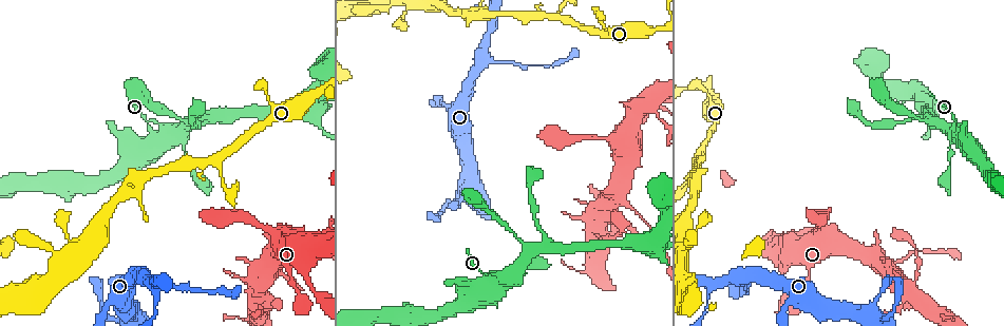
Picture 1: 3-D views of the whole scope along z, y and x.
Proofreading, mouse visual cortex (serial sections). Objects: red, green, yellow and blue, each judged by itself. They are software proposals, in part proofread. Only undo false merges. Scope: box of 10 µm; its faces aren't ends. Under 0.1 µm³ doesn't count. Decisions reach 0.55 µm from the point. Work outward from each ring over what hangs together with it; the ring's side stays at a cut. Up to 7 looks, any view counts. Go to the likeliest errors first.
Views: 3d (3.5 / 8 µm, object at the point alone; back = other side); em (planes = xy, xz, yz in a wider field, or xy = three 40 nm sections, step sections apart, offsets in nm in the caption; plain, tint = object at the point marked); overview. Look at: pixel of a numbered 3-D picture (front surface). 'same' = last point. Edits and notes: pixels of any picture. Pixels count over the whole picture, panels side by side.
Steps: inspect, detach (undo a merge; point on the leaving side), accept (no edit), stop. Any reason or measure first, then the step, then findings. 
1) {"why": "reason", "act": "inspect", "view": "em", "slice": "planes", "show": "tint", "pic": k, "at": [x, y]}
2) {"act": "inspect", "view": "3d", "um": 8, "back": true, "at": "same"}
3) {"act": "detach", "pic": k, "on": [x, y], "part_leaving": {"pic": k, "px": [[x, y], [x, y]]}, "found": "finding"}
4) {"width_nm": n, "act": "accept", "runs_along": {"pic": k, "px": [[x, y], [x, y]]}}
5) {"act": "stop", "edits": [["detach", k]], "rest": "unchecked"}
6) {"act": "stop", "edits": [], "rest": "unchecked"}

{"why": "small branch off a trunk", "act": "inspect", "view": "3d", "um": 8, "pic": 1, "at": [709, 283]}

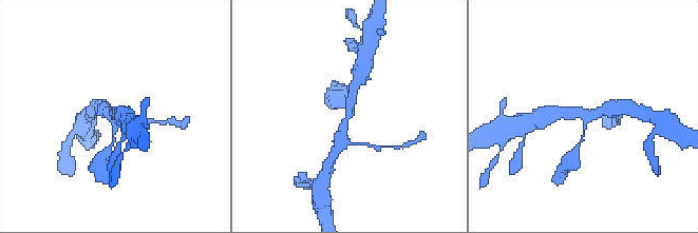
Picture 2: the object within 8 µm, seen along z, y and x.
{"why": "need the tissue", "act": "inspect", "view": "em", "slice": "xy", "step": 5, "show": "tint", "at": "same"}

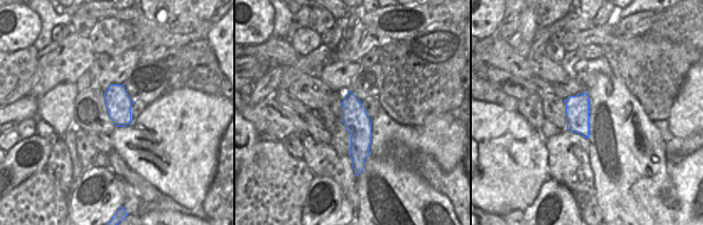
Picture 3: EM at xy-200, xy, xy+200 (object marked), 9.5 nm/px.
{"width_nm": 240, "act": "accept", "runs_along": {"pic": 3, "px": [[349, 95], [359, 126], [360, 168]]}, "found": "one cell here"}

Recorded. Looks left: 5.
{"why": "branch point", "act": "inspect", "view": "3d", "um": 8, "pic": 1, "at": [218, 158]}

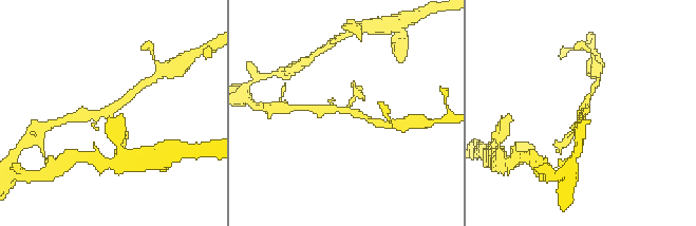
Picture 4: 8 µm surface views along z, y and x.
{"act": "inspect", "view": "3d", "um": 3.5, "at": "same"}

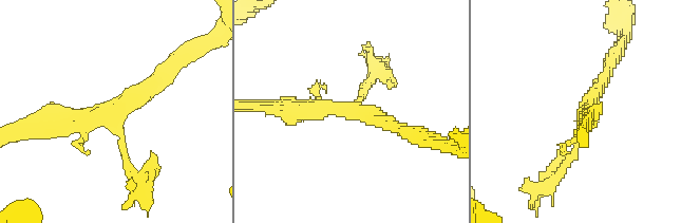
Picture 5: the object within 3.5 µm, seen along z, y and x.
{"act": "accept", "runs_along": {"pic": 5, "px": [[169, 64], [117, 110], [49, 124]]}, "found": "all the same cell"}

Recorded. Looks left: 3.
{"why": "side arm on a straight run", "act": "inspect", "view": "3d", "um": 3.5, "pic": 1, "at": [695, 174]}

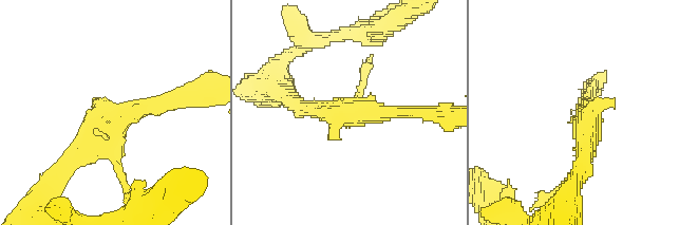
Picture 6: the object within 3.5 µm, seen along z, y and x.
{"arms": 3, "arm_widths_nm": [150, 250, 250], "why": "need the tissue", "act": "inspect", "view": "em", "slice": "xy", "step": 2, "show": "tint", "pic": 6, "at": [585, 114]}

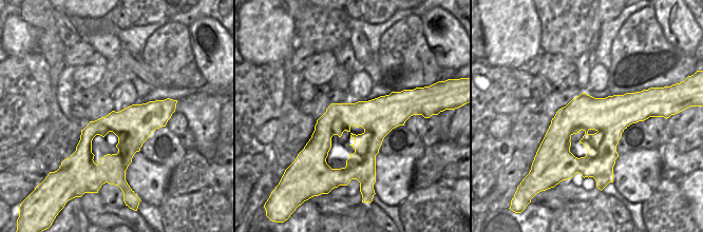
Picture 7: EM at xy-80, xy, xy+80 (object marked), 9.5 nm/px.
{"width_nm": 360, "act": "accept", "runs_along": {"pic": 7, "px": [[407, 107], [344, 115], [308, 148]]}, "found": "all the same cell"}

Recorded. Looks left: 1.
{"act": "stop", "edits": [], "rest": "unchecked"}

